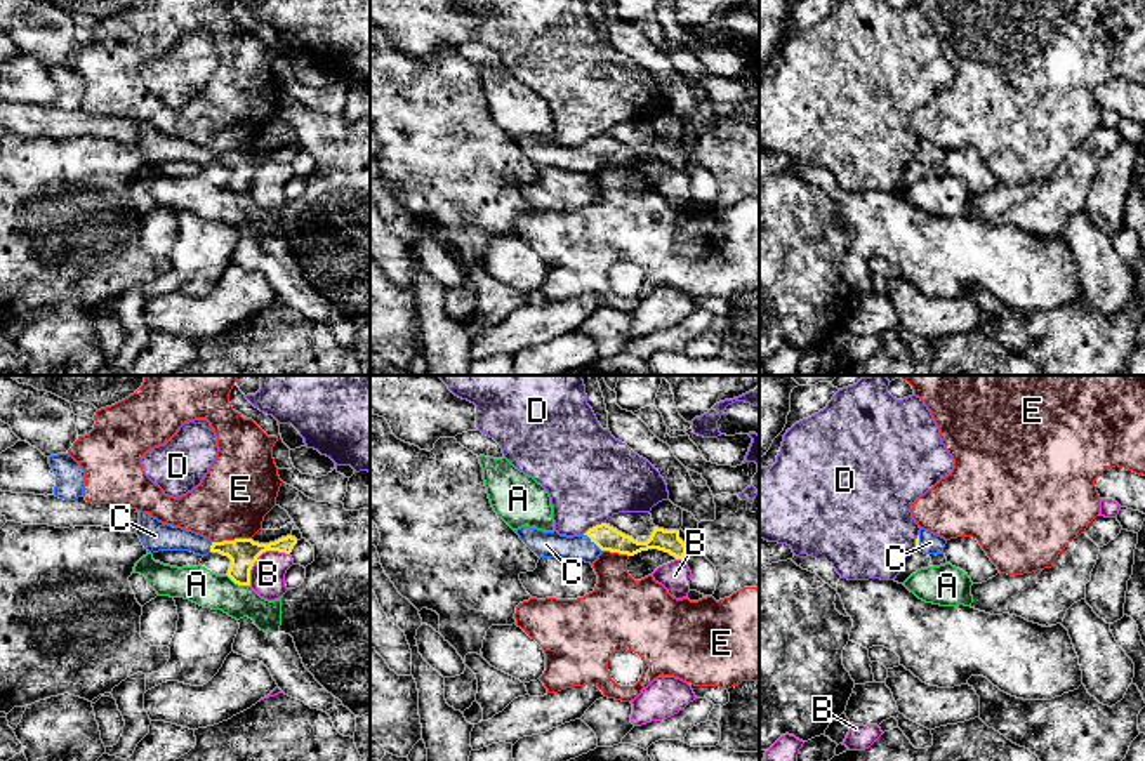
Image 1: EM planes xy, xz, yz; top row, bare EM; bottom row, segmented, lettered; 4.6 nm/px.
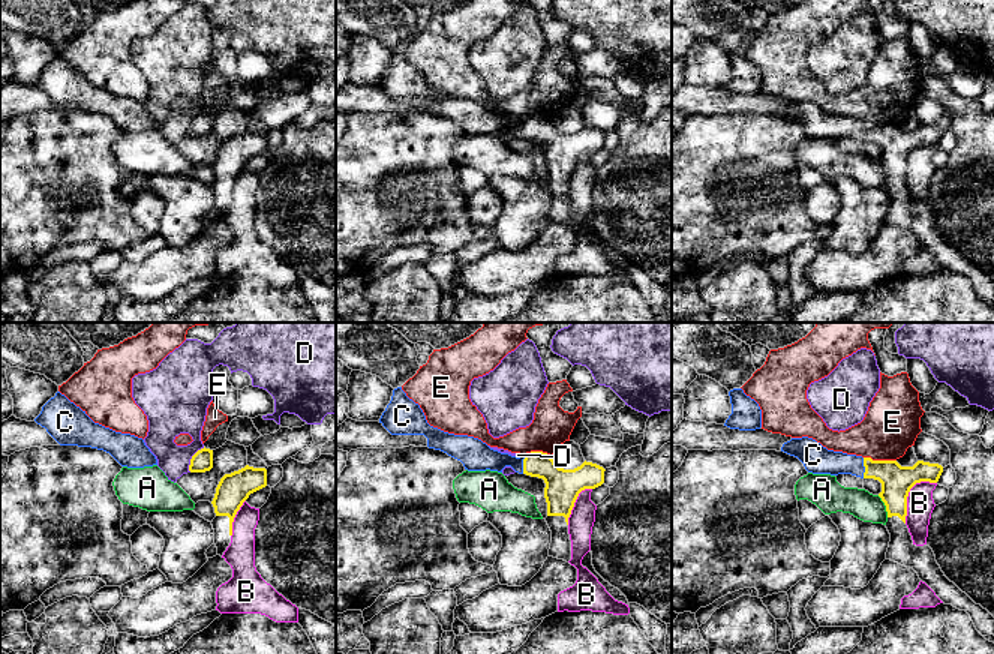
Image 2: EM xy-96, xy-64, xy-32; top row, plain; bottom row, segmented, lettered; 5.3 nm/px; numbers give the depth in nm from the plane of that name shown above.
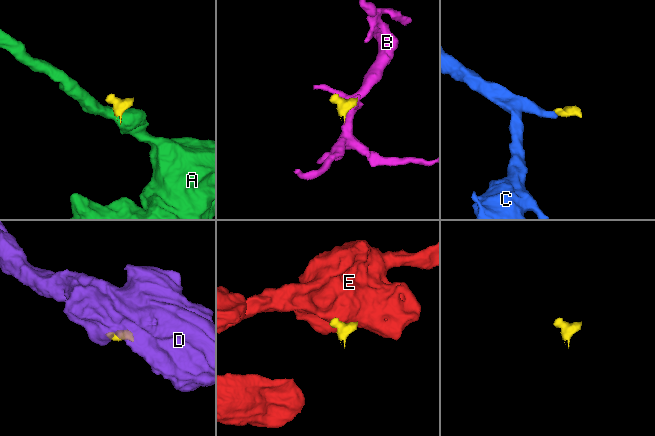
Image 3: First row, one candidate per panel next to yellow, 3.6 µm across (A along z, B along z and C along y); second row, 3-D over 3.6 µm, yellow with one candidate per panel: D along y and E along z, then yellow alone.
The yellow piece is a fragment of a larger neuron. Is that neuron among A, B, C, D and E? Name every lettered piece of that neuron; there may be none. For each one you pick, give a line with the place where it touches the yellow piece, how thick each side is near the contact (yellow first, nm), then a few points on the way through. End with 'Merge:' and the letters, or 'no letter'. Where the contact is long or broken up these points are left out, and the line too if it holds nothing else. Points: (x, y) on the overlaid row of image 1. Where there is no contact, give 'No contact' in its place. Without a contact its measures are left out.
C: Touches yellow at xz (593, 541). Thickness 120 nm (yellow) against 130 nm. Path across: xz (607, 537), (593, 541), (546, 544)
Merge: C

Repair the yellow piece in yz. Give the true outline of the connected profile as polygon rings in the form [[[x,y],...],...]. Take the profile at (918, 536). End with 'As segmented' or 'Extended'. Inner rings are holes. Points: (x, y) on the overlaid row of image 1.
[[[921,528],[916,539],[916,549],[924,554],[943,554],[947,540],[930,530]]]. Extended

